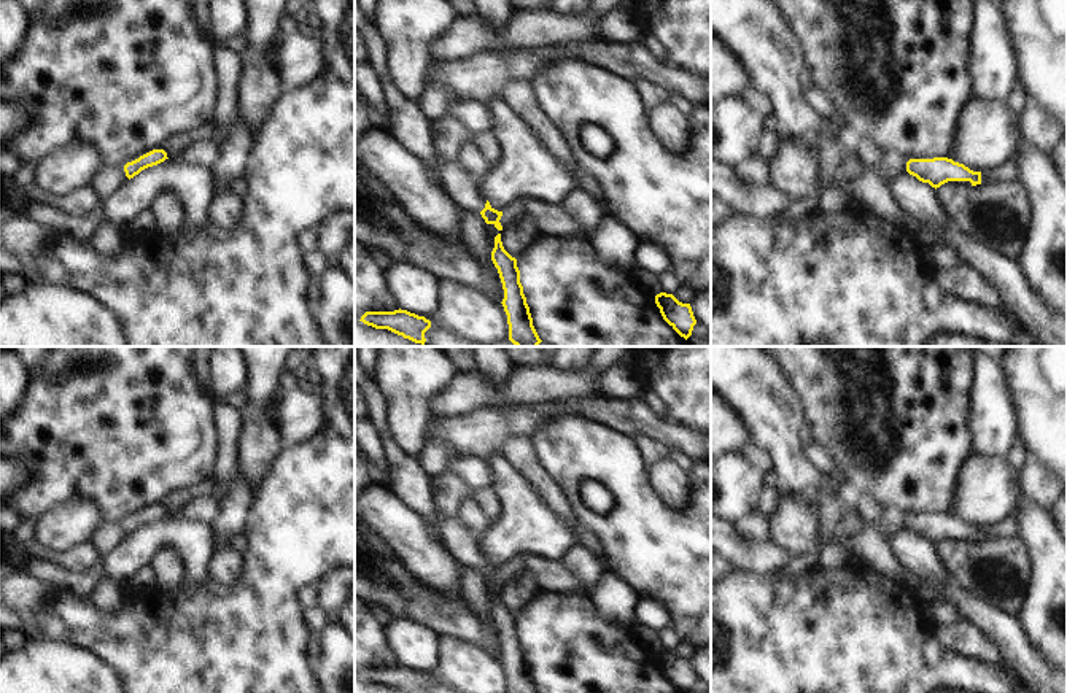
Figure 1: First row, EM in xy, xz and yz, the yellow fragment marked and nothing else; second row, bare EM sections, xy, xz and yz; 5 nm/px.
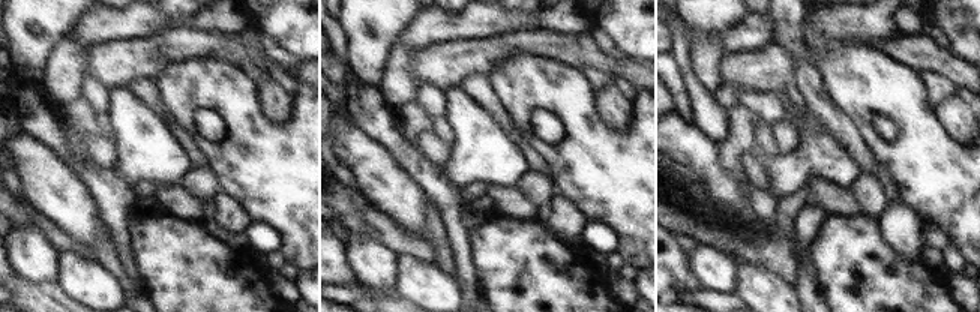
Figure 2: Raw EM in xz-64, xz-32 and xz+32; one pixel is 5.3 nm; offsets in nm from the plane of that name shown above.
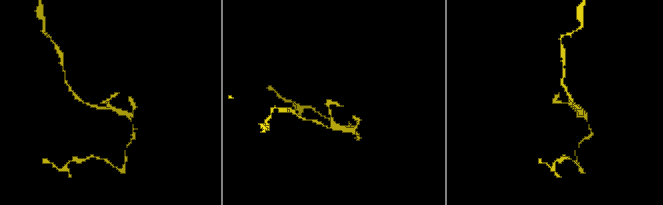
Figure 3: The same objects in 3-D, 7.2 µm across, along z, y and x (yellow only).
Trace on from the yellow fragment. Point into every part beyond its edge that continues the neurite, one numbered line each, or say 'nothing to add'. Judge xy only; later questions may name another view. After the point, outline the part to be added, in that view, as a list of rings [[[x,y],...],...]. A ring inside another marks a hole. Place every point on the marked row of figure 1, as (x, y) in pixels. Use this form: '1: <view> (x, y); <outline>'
1: xy (110, 178); [[[126,164],[102,165],[99,173],[94,176],[89,188],[97,192],[100,203],[105,203],[127,183],[129,178],[126,176],[124,165]]]

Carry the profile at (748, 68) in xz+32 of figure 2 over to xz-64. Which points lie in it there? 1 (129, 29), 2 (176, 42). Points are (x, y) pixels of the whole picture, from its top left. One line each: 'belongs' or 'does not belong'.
1: does not belong
2: belongs

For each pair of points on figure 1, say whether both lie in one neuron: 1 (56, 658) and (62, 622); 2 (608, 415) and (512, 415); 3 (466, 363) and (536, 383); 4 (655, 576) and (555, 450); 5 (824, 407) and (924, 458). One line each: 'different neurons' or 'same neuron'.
1: different neurons
2: same neuron
3: different neurons
4: same neuron
5: same neuron

